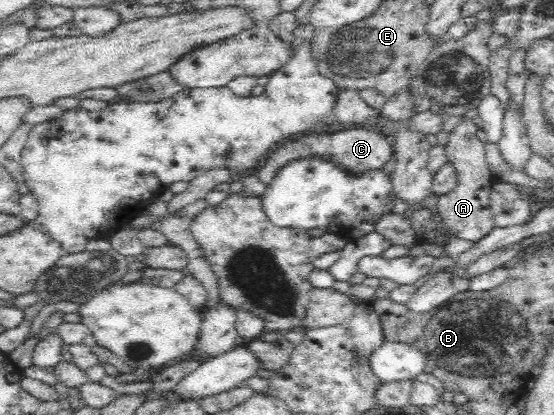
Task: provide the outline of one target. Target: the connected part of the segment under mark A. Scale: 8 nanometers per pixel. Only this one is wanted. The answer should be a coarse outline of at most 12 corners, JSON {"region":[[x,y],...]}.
{"region":[[474,120],[449,134],[457,172],[438,214],[454,236],[478,243],[494,228],[495,181]]}

